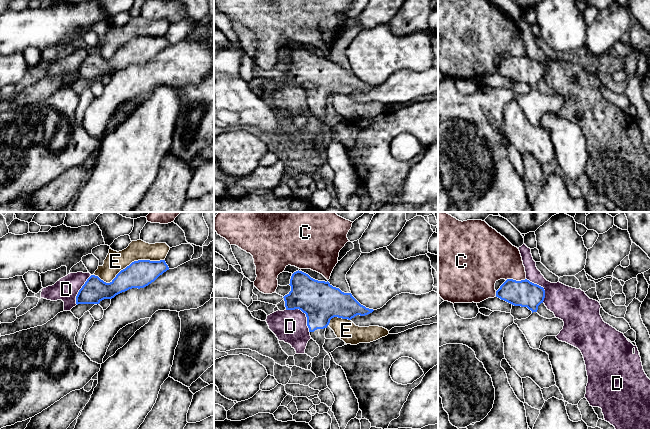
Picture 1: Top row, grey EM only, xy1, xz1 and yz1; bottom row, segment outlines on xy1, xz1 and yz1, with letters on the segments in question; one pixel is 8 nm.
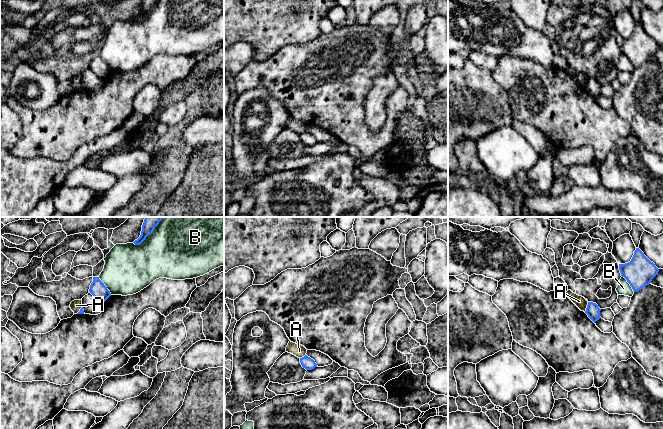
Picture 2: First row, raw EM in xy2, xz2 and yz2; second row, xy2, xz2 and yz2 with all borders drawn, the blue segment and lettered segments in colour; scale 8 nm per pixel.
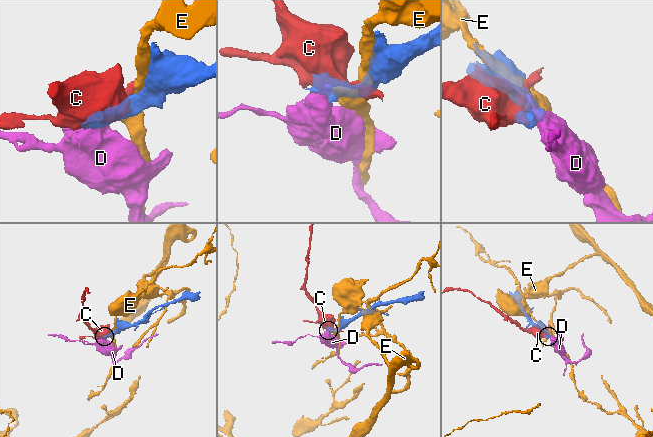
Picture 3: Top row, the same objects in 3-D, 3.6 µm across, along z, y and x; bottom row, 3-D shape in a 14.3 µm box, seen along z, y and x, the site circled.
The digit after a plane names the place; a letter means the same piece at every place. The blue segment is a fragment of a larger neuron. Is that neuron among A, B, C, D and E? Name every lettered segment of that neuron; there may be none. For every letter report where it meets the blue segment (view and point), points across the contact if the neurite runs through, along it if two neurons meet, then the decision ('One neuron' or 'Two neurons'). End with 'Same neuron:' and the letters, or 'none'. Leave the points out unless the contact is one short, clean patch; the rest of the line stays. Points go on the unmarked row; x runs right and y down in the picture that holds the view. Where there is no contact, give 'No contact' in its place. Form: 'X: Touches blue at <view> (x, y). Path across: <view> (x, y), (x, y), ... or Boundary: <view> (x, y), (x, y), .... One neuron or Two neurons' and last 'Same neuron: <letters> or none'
A: Touches blue at yz2 (587, 83). Boundary: yz2 (588, 78), (584, 87). Two neurons
B: Touches blue at xy2 (146, 12). Two neurons
C: Touches blue at yz1 (515, 56). Two neurons
D: Touches blue at xz1 (305, 89). Boundary: xz1 (286, 85), (300, 85), (305, 90), (309, 108). Two neurons
E: Touches blue at xy1 (129, 41). Two neurons
Same neuron: none

